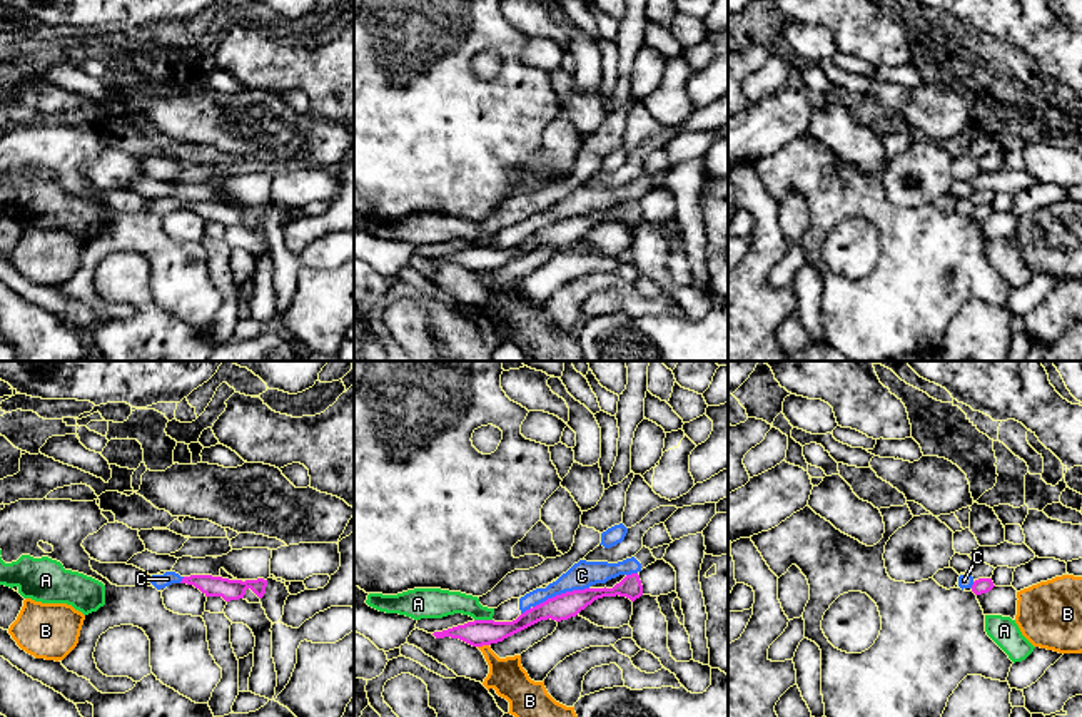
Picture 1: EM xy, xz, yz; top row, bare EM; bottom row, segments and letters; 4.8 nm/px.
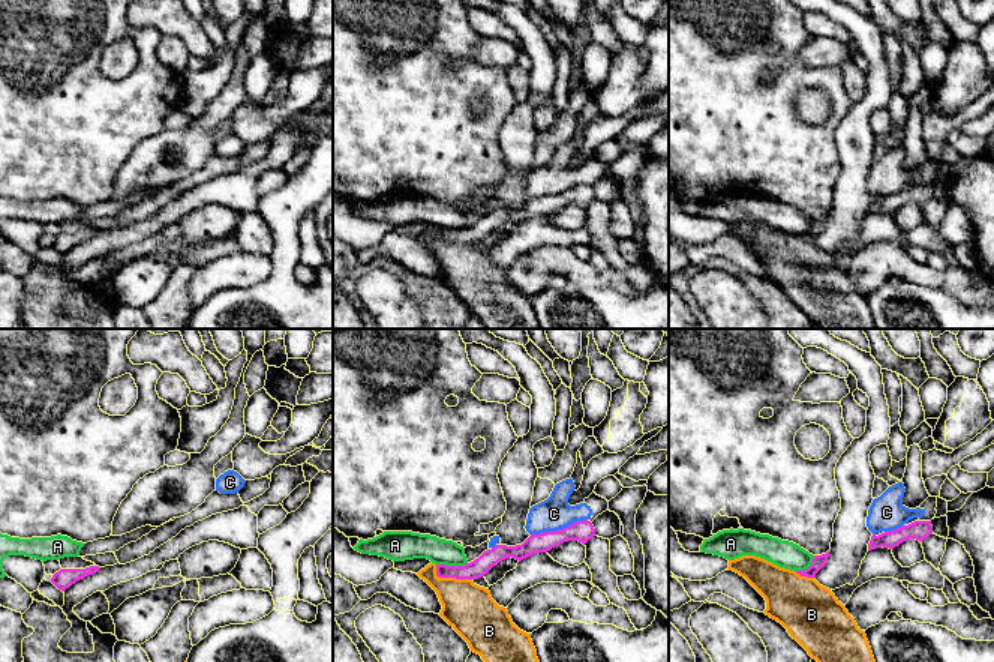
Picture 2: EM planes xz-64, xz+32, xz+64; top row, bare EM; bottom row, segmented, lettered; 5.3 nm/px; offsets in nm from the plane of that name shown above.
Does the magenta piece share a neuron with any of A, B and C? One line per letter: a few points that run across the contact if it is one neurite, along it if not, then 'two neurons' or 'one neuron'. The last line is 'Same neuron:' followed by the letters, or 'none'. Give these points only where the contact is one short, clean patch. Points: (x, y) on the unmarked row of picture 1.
A: line xz (475, 244), (491, 246); two neurons
B: line xz (488, 269), (478, 273); two neurons
C: line xz (588, 213), (556, 219), (533, 233); two neurons
Same neuron: none

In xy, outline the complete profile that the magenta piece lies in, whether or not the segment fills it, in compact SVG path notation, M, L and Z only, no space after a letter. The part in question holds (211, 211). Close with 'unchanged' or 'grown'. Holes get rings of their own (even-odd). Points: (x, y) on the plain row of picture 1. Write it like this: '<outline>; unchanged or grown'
M212 201L184 202L180 209L194 211L205 222L222 222L225 227L244 224L247 214L262 224L267 212L267 206L264 204L242 207Z; unchanged

